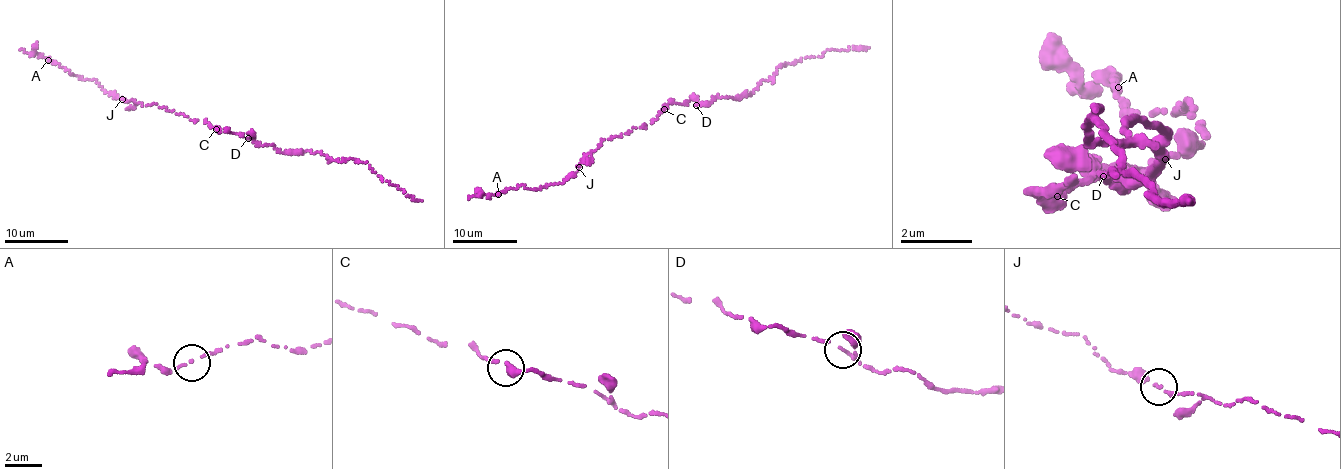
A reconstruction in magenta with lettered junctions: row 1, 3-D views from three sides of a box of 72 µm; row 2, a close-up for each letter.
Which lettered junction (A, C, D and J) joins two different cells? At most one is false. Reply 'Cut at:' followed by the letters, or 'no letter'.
Cut at: no letter

